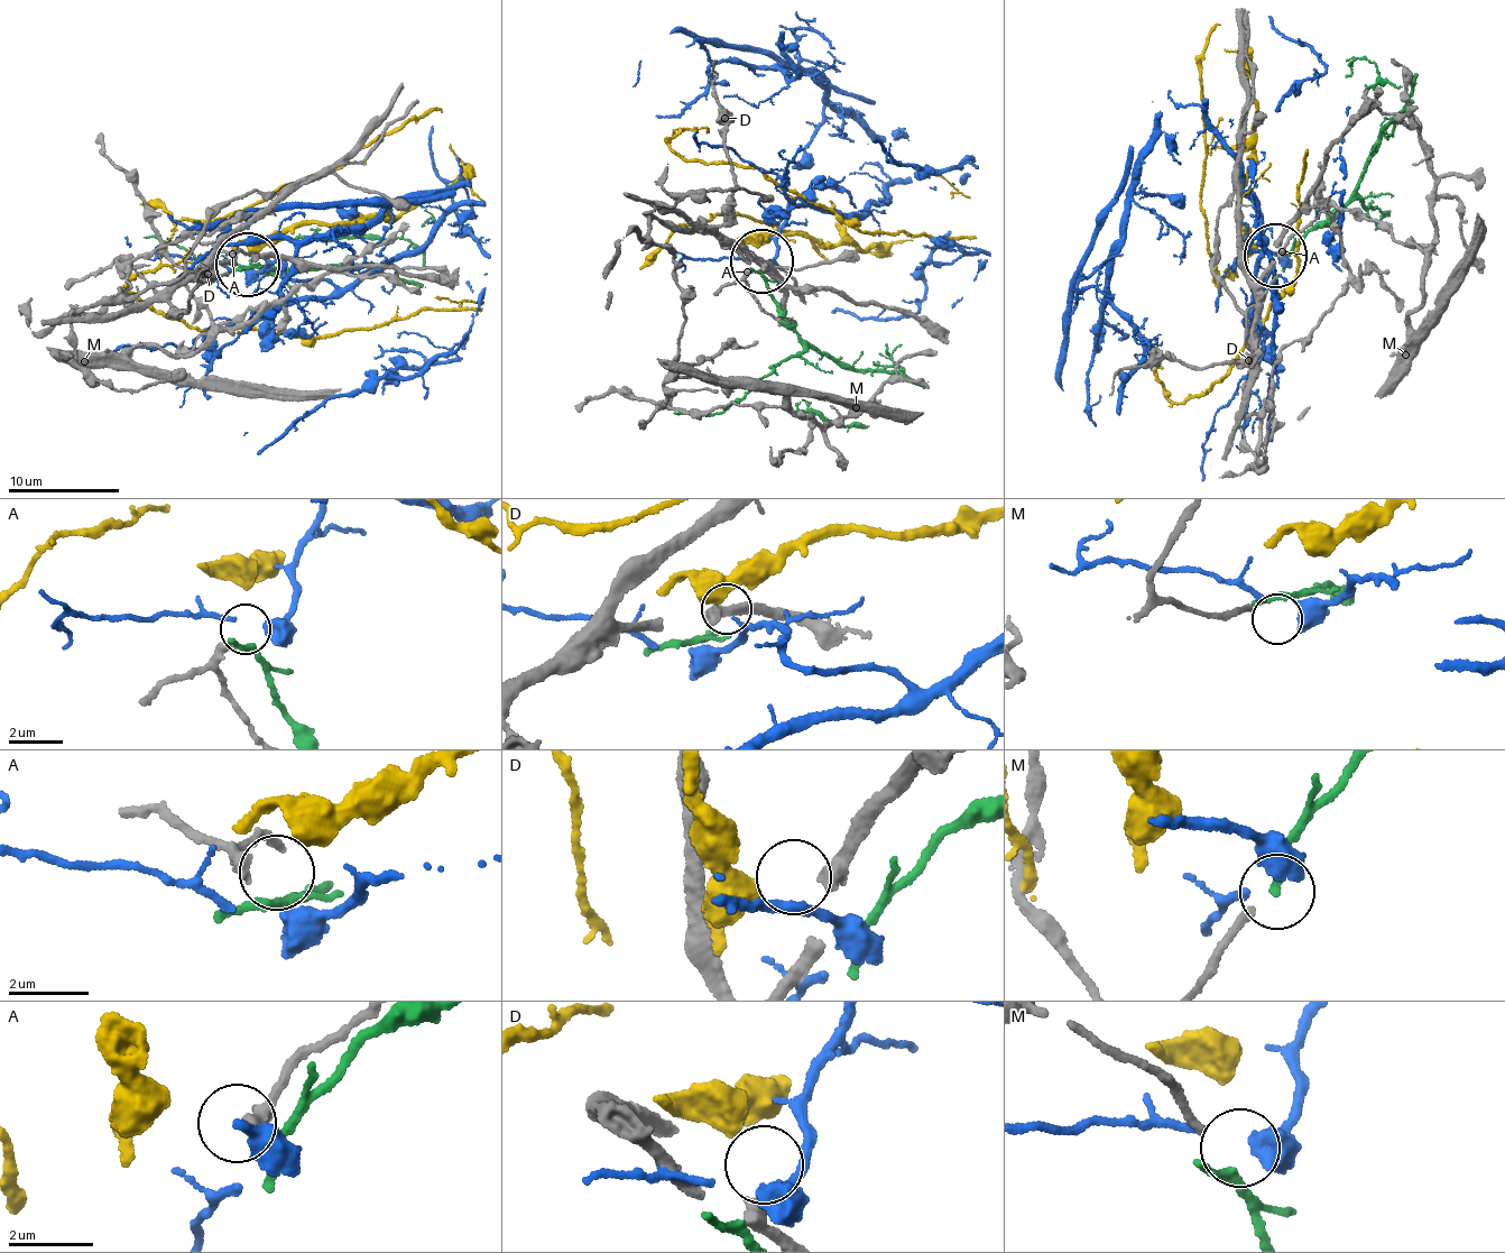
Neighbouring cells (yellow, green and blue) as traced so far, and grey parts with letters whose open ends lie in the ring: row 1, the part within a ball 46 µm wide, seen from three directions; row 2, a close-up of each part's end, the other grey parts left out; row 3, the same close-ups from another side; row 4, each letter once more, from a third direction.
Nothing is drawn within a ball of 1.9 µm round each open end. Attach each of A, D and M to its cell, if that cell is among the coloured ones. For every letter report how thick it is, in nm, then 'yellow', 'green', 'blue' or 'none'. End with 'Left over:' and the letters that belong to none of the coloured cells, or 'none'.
A: 240 nm | none
D: 440 nm | none
M: 190 nm | none
Left over: A, D, M

